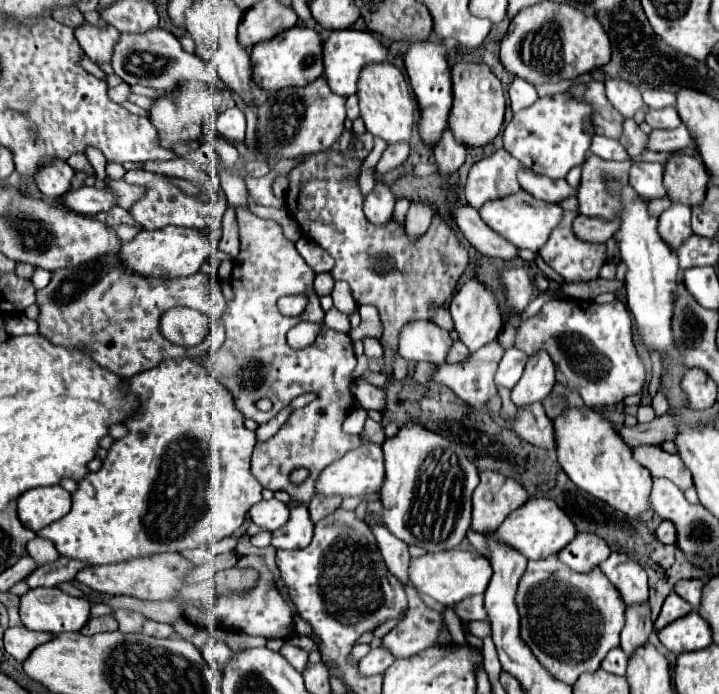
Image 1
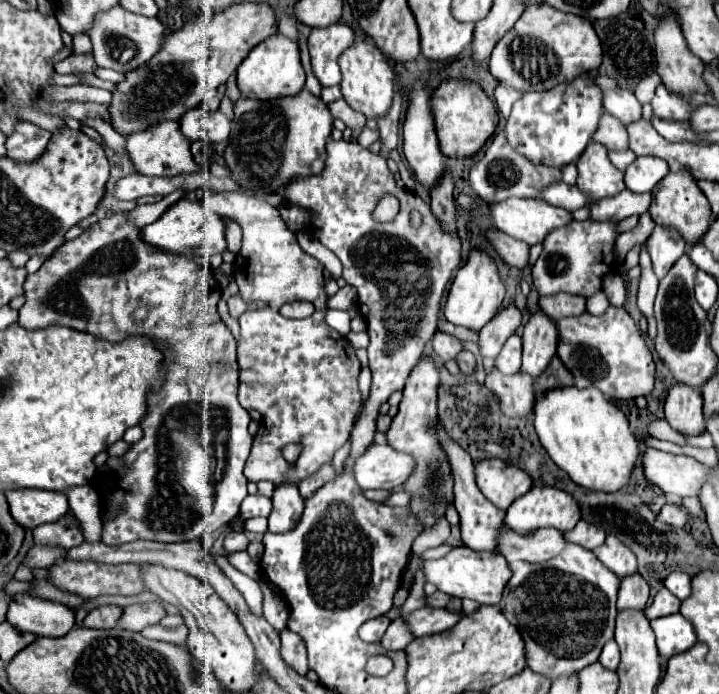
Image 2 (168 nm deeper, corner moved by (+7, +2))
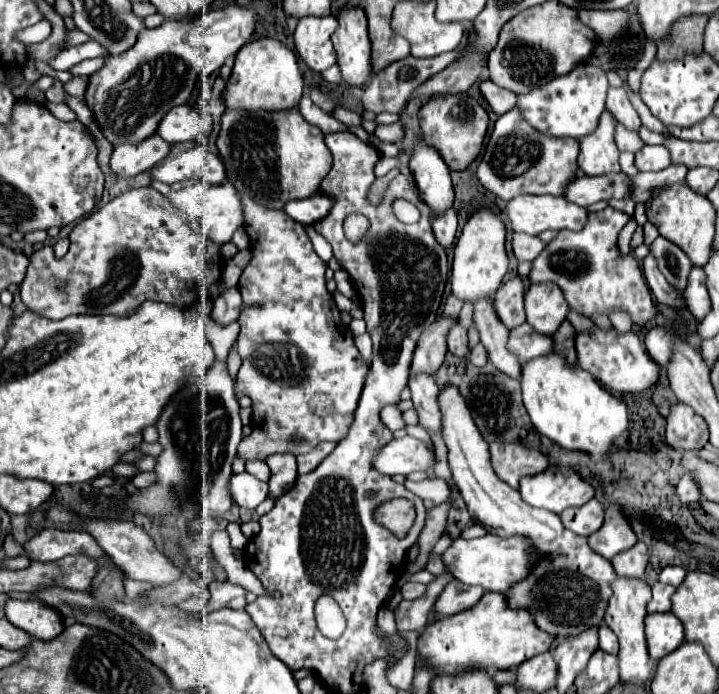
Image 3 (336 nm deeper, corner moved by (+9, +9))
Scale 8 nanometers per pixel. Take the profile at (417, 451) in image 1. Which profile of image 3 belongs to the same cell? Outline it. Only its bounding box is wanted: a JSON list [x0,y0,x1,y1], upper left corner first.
[410,318,454,376]

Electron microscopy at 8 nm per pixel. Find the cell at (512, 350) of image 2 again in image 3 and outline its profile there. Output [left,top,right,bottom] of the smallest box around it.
[508,324,552,364]

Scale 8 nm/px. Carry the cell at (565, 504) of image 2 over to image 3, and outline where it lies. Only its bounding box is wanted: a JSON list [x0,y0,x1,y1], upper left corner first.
[518,468,594,514]

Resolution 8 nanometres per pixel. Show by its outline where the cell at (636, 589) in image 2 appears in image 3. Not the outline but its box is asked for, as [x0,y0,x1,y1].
[612,542,648,578]

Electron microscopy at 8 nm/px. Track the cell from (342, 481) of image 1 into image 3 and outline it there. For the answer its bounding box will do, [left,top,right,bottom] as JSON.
[374,436,436,476]

